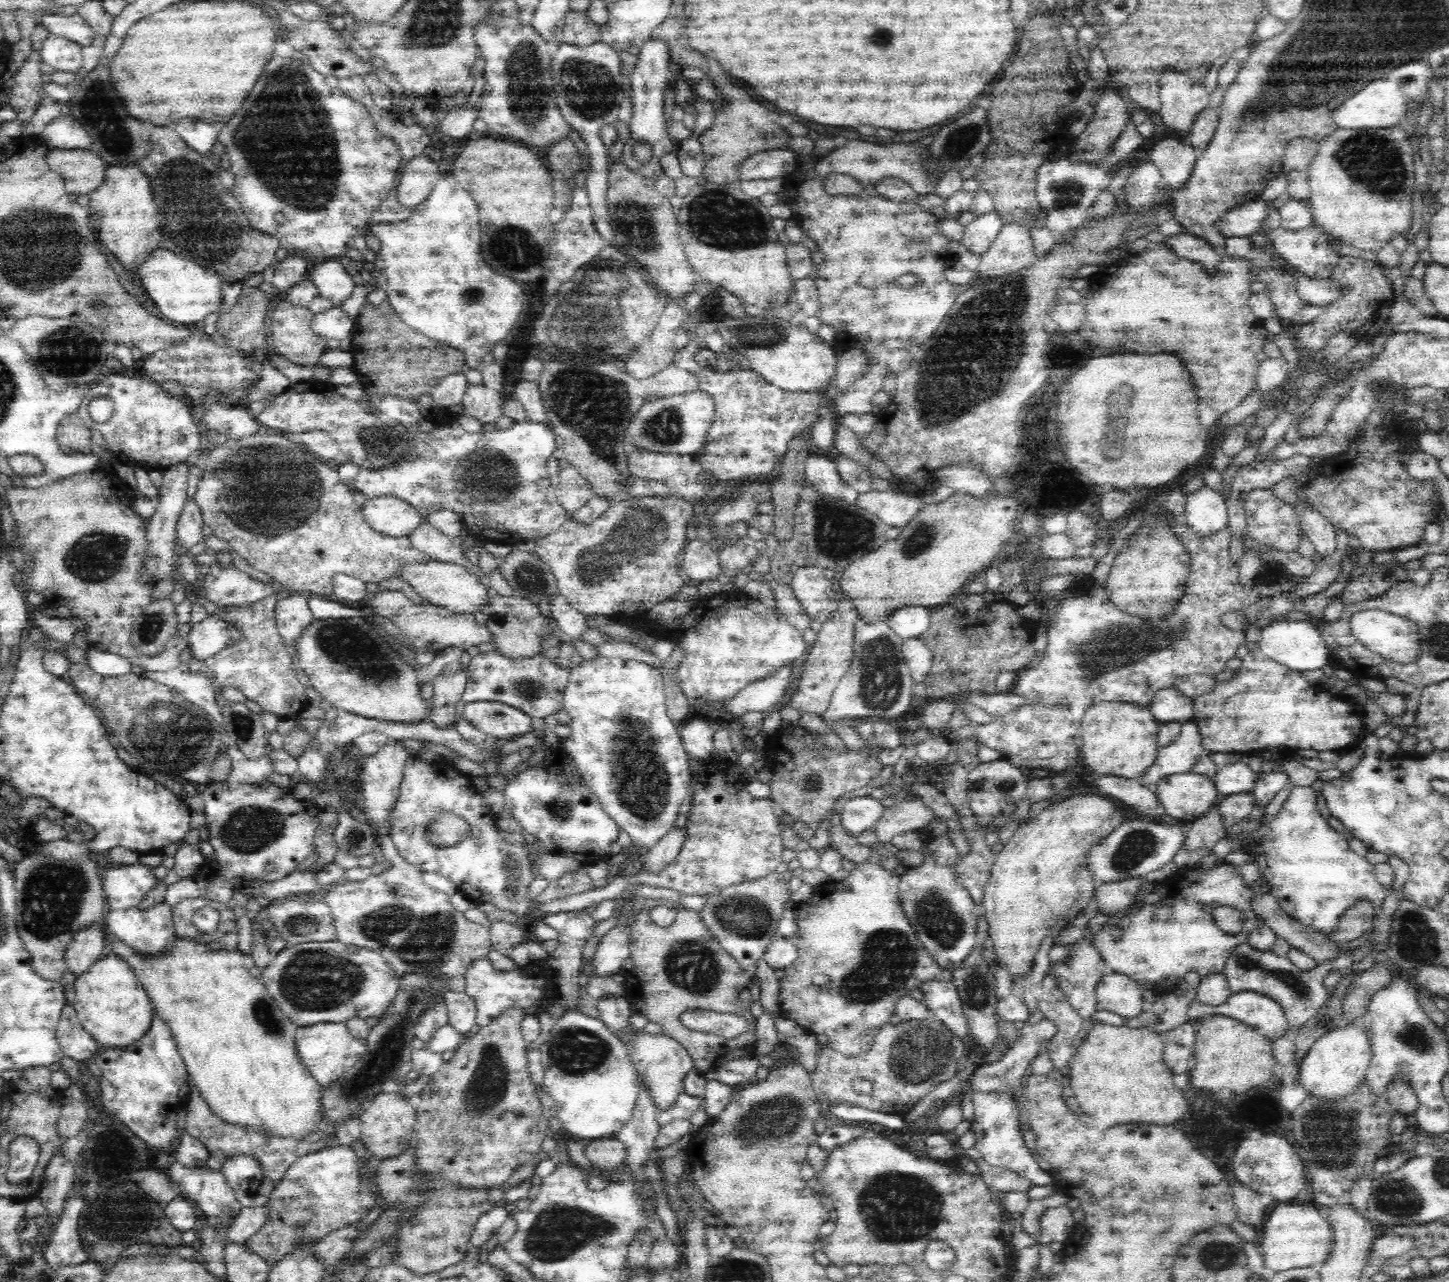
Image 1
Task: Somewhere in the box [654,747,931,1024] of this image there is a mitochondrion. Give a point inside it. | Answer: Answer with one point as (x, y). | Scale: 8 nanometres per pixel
(896, 957)

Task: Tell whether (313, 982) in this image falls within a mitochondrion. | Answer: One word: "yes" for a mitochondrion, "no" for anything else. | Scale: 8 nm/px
yes

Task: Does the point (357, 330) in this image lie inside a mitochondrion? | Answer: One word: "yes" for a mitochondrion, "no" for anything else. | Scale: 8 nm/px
no

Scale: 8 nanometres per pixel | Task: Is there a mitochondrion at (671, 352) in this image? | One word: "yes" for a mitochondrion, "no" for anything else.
no

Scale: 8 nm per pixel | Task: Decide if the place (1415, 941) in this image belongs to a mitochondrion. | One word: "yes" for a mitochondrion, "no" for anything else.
yes

